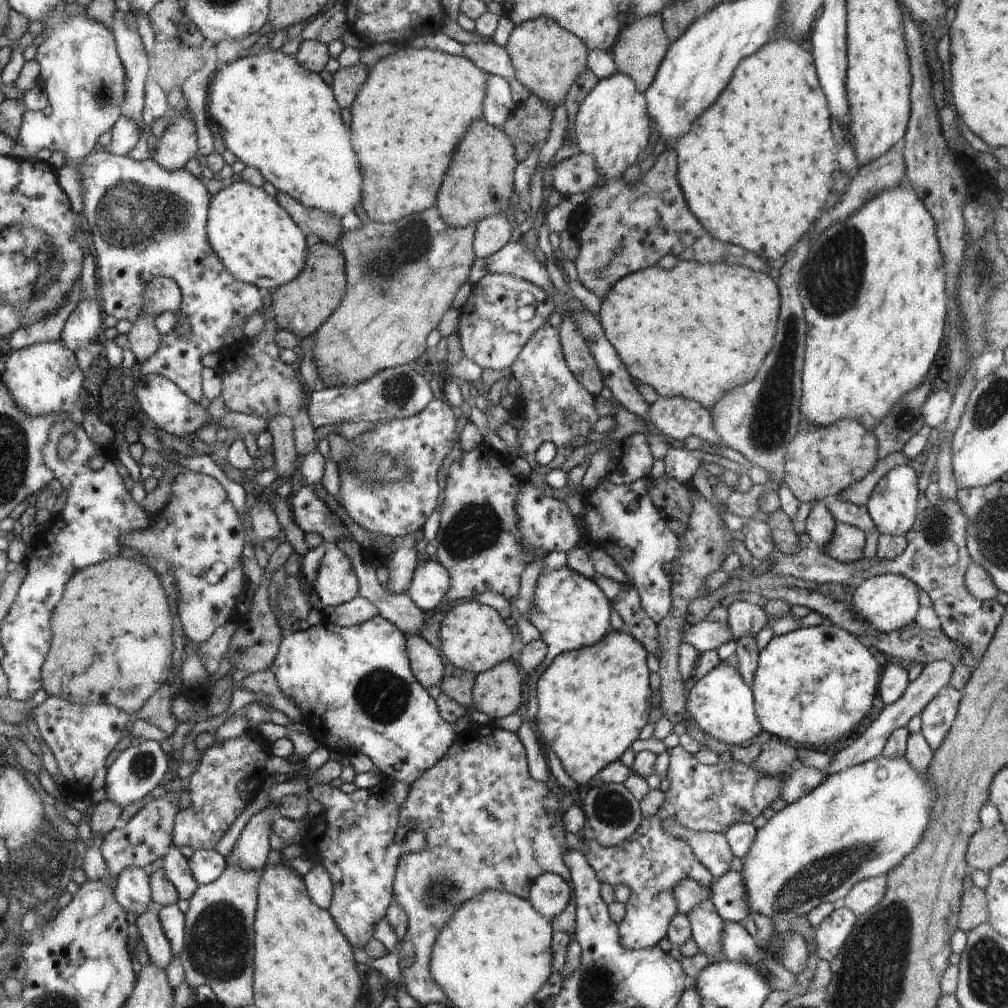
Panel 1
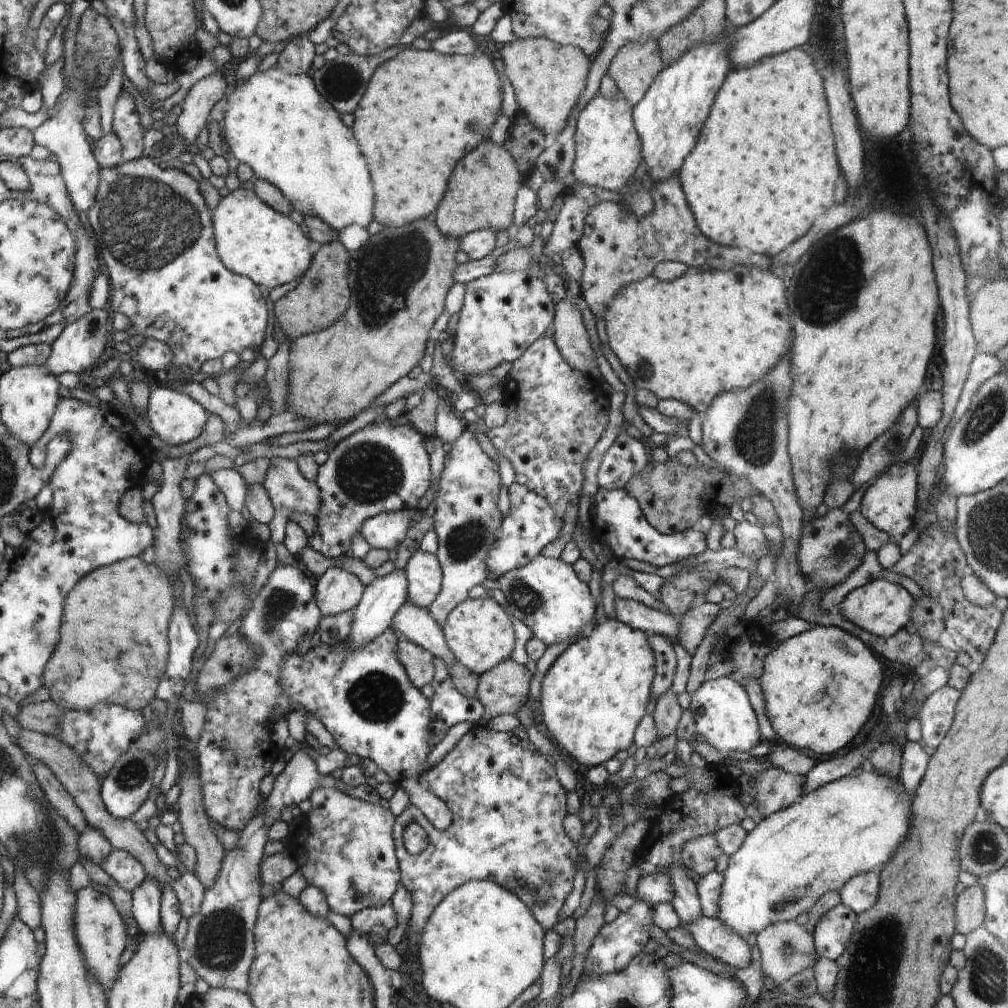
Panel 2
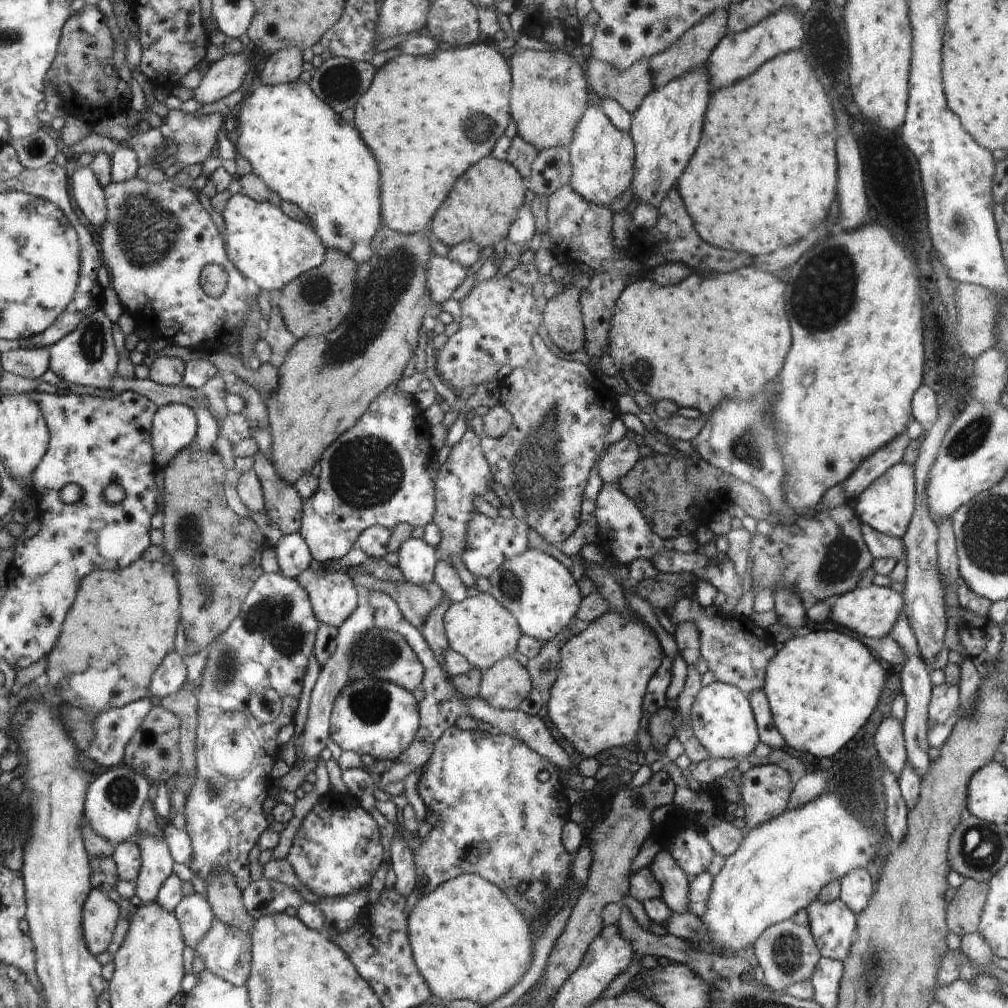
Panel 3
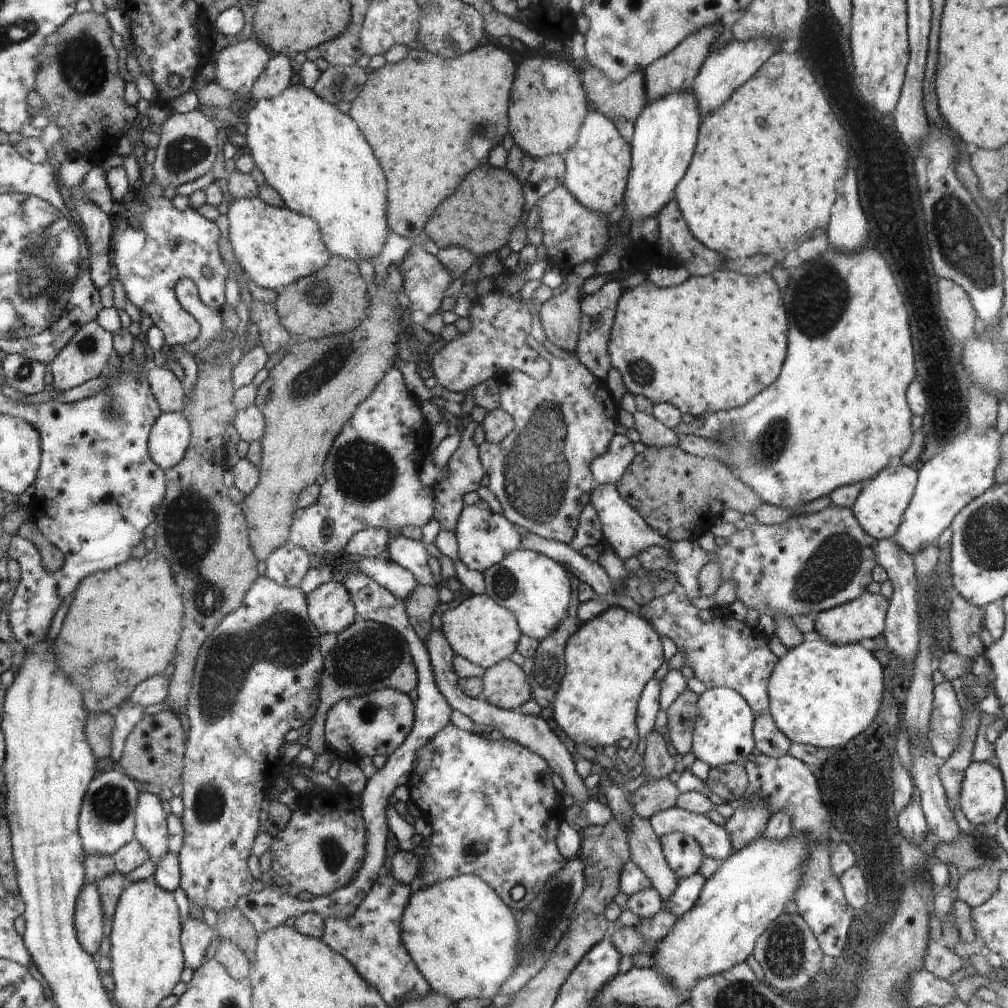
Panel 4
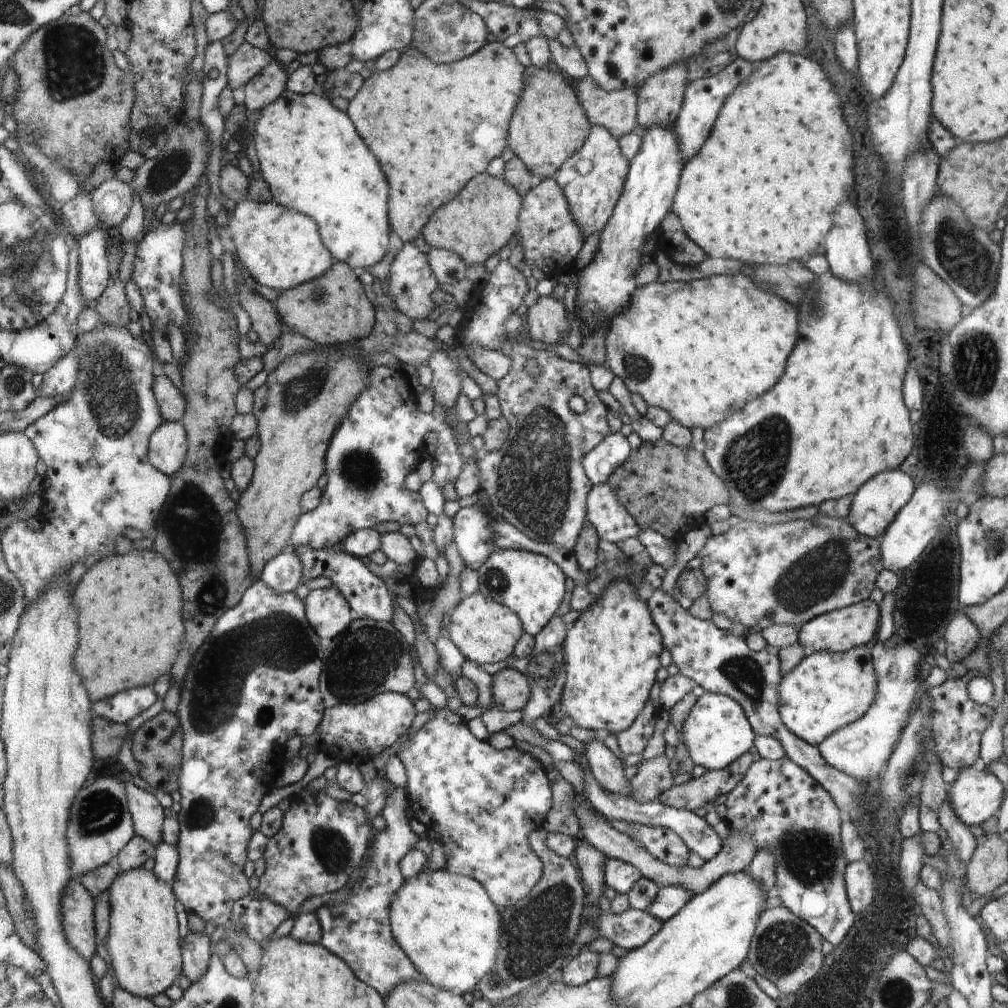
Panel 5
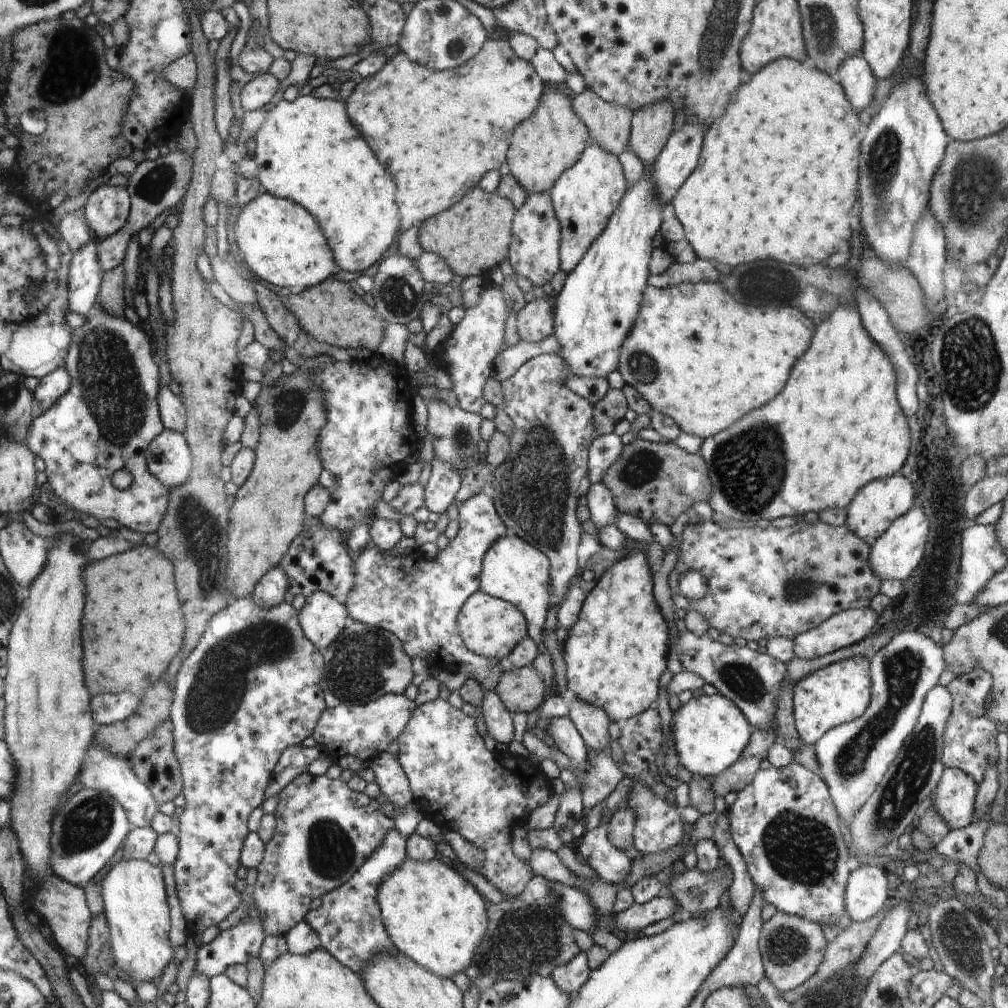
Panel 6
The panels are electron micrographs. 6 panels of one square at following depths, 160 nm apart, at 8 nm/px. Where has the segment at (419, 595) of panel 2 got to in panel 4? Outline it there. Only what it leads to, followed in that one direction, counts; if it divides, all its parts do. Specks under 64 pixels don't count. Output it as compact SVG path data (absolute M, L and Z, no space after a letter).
M396 536L389 544L390 559L416 576L417 584L434 587L428 559L431 550L422 541Z

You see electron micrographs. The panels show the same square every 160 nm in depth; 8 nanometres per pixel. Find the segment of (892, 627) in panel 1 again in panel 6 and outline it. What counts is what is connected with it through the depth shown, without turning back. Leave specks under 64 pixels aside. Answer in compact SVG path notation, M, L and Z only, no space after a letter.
M846 609L821 625L793 638L793 651L801 659L817 659L856 645L870 634L879 614L867 609Z

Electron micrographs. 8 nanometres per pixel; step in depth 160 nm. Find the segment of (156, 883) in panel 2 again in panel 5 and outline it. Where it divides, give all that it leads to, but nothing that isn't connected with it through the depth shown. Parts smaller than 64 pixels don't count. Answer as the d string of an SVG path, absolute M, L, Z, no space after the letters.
M126 779L126 784L137 835L154 841L156 845L162 843L165 821L162 802L158 800L158 796L136 786L134 782Z

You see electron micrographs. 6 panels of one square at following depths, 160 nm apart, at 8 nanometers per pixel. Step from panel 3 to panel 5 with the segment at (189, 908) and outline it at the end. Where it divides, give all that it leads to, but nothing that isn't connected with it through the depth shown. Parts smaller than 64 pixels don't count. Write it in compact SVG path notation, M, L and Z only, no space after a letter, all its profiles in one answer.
M191 932L184 940L184 975L192 984L202 981L208 972L209 960L212 958L209 950L210 942L211 940L205 935Z

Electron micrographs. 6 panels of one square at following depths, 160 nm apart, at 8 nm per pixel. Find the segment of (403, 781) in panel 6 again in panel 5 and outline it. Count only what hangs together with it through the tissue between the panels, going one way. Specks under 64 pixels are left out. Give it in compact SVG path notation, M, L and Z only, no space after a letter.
M391 784L389 800L382 813L386 828L373 838L375 845L372 846L372 856L368 856L368 864L364 862L364 868L360 868L361 878L350 886L350 892L344 900L326 902L315 912L321 927L321 944L344 960L361 982L368 983L382 996L396 988L400 982L422 980L422 976L396 942L389 921L390 905L404 882L399 868L400 861L412 849L414 842L421 838L409 826L406 807L408 800L405 788Z

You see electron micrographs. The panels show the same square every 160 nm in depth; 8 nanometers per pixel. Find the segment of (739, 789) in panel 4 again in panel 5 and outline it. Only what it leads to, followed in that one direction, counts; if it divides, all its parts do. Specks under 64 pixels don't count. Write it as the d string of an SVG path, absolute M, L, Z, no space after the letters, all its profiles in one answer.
M752 751L738 758L733 765L726 769L712 771L706 769L706 772L700 778L692 778L685 784L674 784L666 792L662 792L656 801L664 804L665 807L685 809L696 811L700 808L706 808L711 803L716 802L718 796L729 794L738 786L744 778L746 770L752 760Z

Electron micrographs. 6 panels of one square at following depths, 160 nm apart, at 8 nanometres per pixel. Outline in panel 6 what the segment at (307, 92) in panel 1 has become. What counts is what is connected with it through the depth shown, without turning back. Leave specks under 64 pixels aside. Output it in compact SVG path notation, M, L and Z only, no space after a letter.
M311 94L298 95L292 102L280 100L269 111L266 121L254 136L255 152L252 158L257 164L257 179L262 190L305 207L321 225L339 267L362 272L378 262L390 248L400 220L395 201L395 182L364 142L349 114L346 114L346 107L342 99L318 100Z

